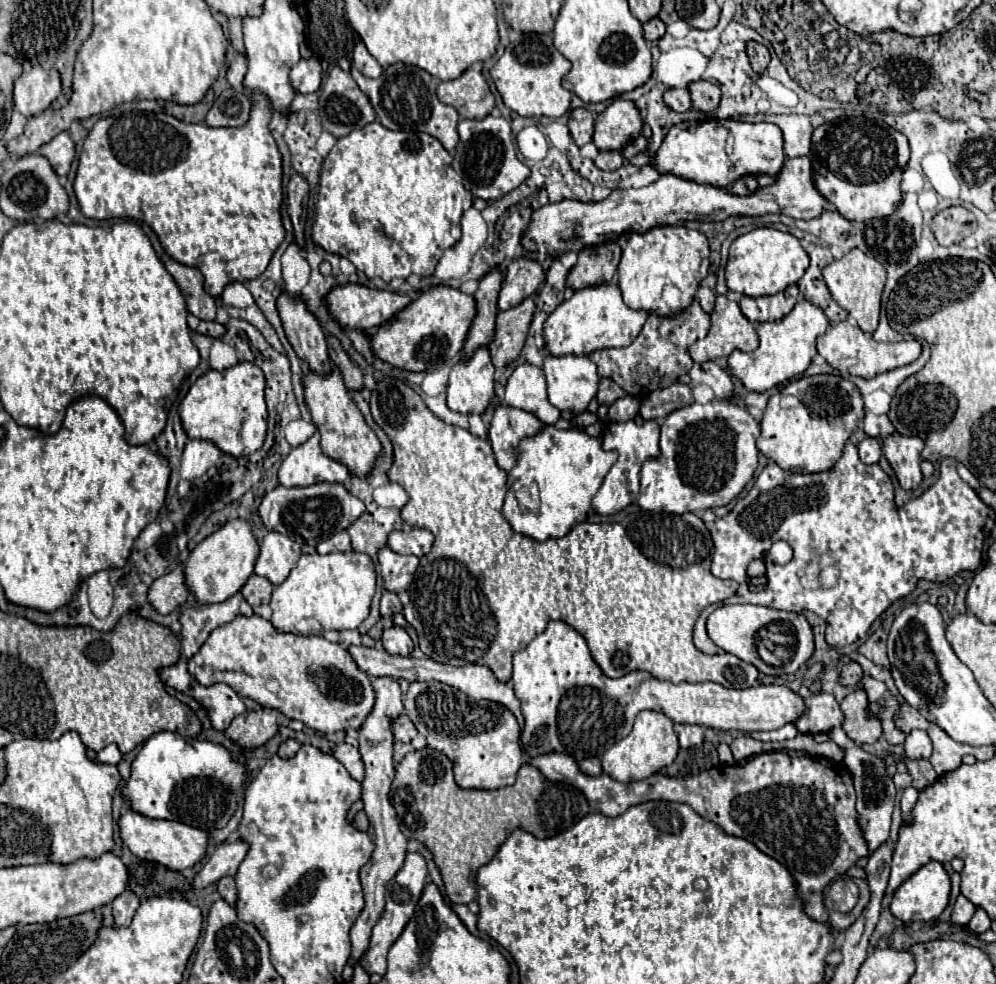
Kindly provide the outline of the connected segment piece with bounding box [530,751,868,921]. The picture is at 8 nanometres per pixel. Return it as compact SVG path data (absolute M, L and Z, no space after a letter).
M772 751L772 753L760 753L748 759L744 765L718 765L712 767L710 771L704 771L696 777L684 777L684 779L674 779L666 775L650 775L648 779L642 781L632 781L632 783L620 783L608 777L606 773L598 777L590 777L580 773L578 763L562 753L546 753L536 759L530 759L530 765L538 767L542 775L550 781L562 781L568 785L574 785L584 793L584 797L590 803L592 811L600 811L602 815L608 817L618 817L622 815L630 805L638 805L644 801L678 801L690 805L698 815L704 819L720 825L726 833L738 835L754 843L762 853L774 857L780 861L788 871L792 871L796 883L798 883L798 893L804 899L804 909L806 913L816 919L816 921L828 921L828 913L822 905L822 891L826 885L838 877L844 875L860 857L868 855L868 847L862 839L862 831L858 827L858 817L856 817L856 793L852 785L852 775L844 767L844 763L828 761L826 757L798 757L798 755L788 755L782 751Z

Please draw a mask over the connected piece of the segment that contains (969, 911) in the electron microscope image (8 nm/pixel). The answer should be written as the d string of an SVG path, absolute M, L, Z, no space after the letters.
M958 895L956 905L952 909L952 923L954 925L966 925L970 921L970 917L974 915L974 909L976 907L964 895Z

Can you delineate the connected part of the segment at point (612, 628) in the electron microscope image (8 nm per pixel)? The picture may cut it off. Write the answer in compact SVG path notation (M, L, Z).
M400 381L378 383L378 387L380 389L376 389L372 393L370 407L372 407L374 421L384 429L384 433L390 437L392 447L394 447L394 465L390 467L388 477L390 477L392 483L398 483L410 495L410 501L400 511L402 519L410 527L424 527L424 529L432 531L434 537L436 537L432 551L420 559L416 579L414 579L414 589L410 589L410 605L404 607L404 617L416 629L418 645L428 657L432 657L438 663L448 663L448 665L458 665L458 667L480 663L480 665L490 667L498 681L506 683L512 677L512 655L516 651L524 649L538 633L542 633L546 629L548 621L560 619L560 621L566 621L568 625L572 625L588 641L588 647L592 651L594 661L600 665L600 669L608 677L622 677L630 671L642 669L642 671L652 673L656 679L666 679L666 681L672 681L672 683L714 681L714 683L720 683L724 687L736 687L736 689L748 689L748 687L754 687L758 683L758 669L754 665L744 663L742 659L738 659L736 655L730 655L730 653L704 655L692 643L692 629L694 629L696 617L702 613L702 609L706 605L726 601L738 589L738 587L734 587L734 581L724 581L724 579L718 579L710 573L714 543L712 543L710 531L706 529L706 525L700 517L696 517L694 513L668 515L668 513L640 511L640 513L632 513L632 515L624 517L622 523L578 523L568 535L564 535L560 539L546 539L544 543L536 541L536 539L530 539L530 537L524 537L524 535L520 537L520 535L514 533L510 523L500 513L502 511L502 501L506 497L508 473L498 467L498 463L492 455L490 441L474 437L470 431L466 431L462 427L456 427L456 425L446 425L442 419L434 417L430 413L430 409L426 407L426 403L422 401L422 397L414 389L410 389L406 383L400 383Z

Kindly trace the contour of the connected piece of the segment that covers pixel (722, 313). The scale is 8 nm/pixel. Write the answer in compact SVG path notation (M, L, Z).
M718 295L712 311L712 327L702 341L690 347L690 357L696 363L704 363L716 357L728 357L734 349L752 353L756 347L758 335L754 325L742 315L738 303L728 301L726 295Z

